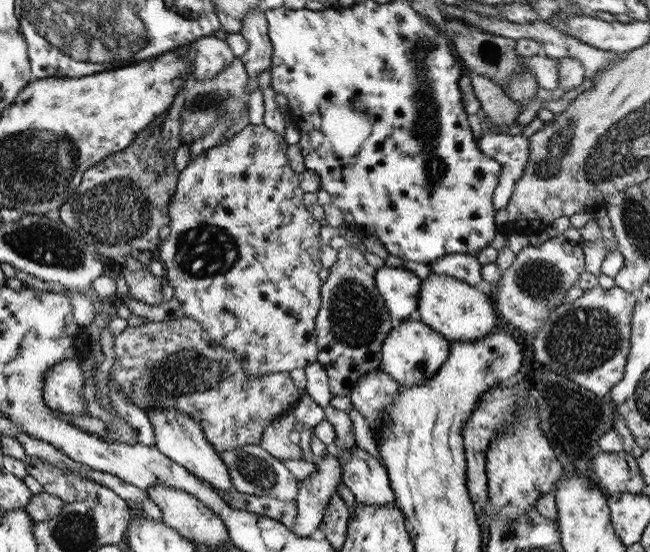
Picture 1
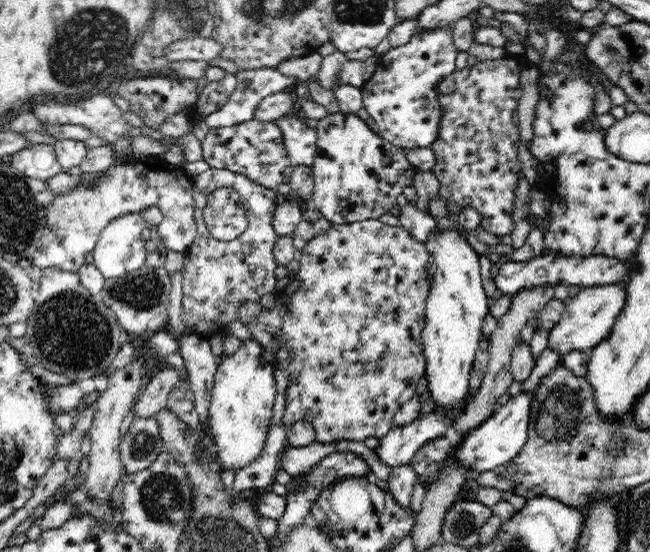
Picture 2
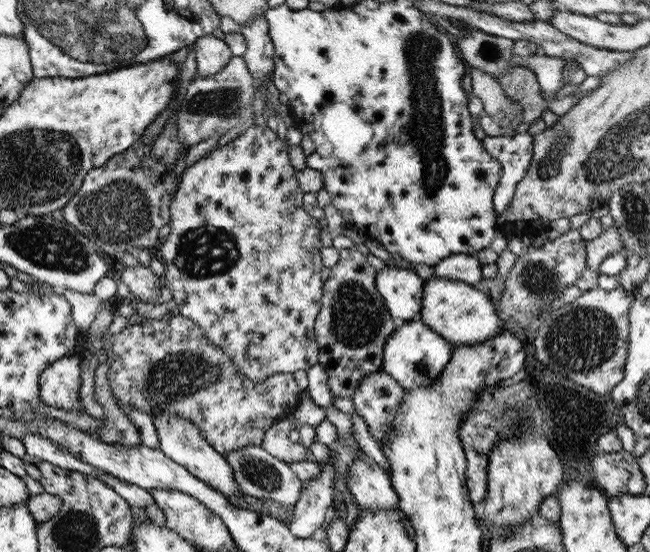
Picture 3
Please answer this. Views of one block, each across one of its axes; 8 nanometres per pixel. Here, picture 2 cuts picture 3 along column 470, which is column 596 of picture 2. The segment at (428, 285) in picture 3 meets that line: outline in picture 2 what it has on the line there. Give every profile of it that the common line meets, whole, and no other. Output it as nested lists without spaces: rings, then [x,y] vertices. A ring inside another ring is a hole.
[[[618,284],[584,287],[574,298],[565,302],[565,310],[560,321],[549,331],[547,347],[564,356],[573,350],[588,352],[601,340],[608,338],[626,300],[626,290]]]

